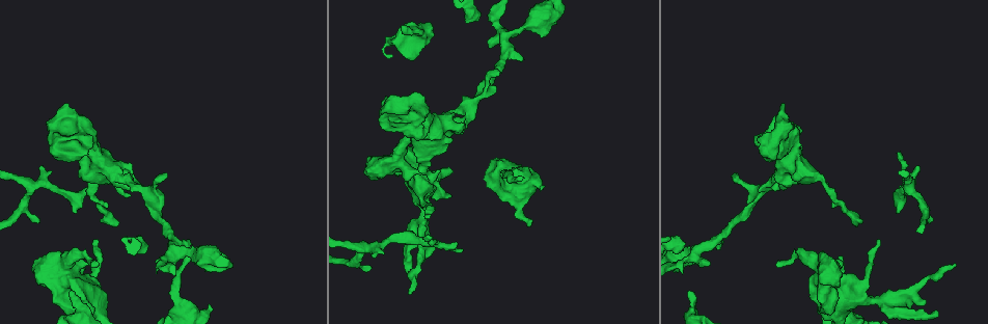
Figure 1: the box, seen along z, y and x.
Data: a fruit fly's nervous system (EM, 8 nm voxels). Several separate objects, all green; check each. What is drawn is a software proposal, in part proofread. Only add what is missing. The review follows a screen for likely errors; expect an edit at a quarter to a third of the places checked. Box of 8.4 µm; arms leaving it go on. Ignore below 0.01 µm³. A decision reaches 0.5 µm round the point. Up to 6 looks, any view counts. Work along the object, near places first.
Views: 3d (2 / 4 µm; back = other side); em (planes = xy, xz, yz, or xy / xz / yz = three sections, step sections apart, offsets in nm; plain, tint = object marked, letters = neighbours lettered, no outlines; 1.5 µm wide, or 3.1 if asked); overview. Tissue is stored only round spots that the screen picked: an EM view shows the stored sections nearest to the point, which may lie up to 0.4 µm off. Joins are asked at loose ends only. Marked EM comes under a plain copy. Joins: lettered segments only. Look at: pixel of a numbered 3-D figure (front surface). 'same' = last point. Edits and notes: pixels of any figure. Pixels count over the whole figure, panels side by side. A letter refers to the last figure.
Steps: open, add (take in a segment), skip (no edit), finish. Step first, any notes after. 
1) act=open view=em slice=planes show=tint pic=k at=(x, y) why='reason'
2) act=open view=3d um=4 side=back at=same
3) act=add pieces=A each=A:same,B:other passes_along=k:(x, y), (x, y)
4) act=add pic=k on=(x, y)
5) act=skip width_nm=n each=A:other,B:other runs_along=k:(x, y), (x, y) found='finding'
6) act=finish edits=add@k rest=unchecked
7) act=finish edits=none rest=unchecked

act=open view=em slice=xy step=8 show=tint pic=1 at=(462, 249) why='tapers out'

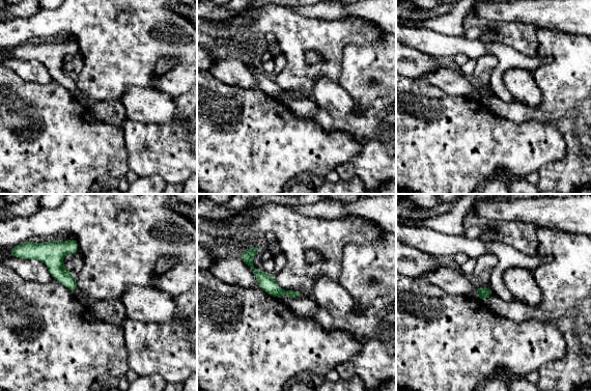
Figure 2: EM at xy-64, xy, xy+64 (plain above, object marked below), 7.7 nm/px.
act=open view=em slice=planes show=letters at=same

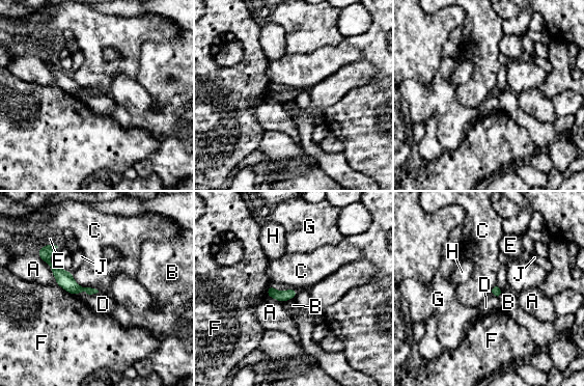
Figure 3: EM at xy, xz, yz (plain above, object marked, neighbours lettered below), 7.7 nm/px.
act=add pieces=D each=A:other,B:other,C:other,D:same,E:other,F:other,G:other,H:other,J:other passes_along=3:(64, 279), (87, 293), (103, 304) found='it goes on there'

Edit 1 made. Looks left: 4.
act=open view=overview

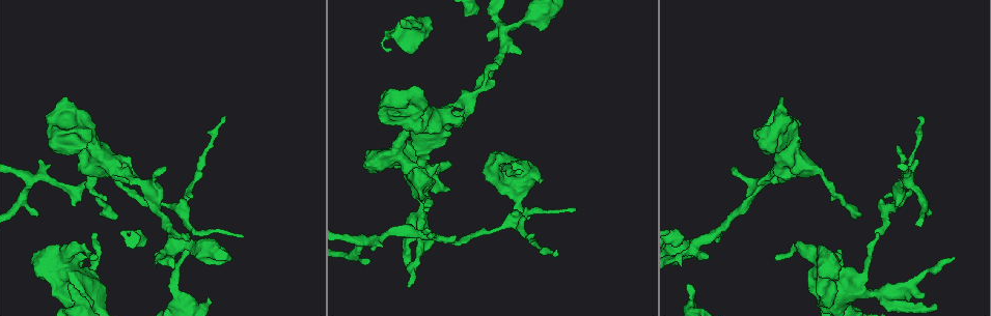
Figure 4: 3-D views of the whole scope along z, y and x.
act=open view=3d um=4 pic=4 at=(83, 257) why='stops while still wide'

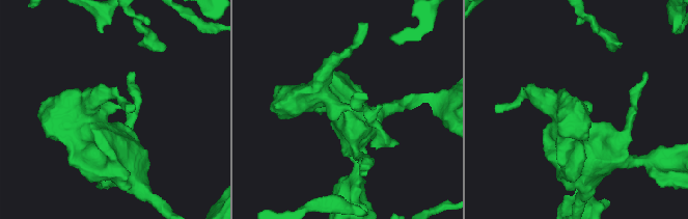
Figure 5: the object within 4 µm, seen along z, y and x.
act=open view=em slice=planes show=letters pic=5 at=(117, 107) why='need the tissue'

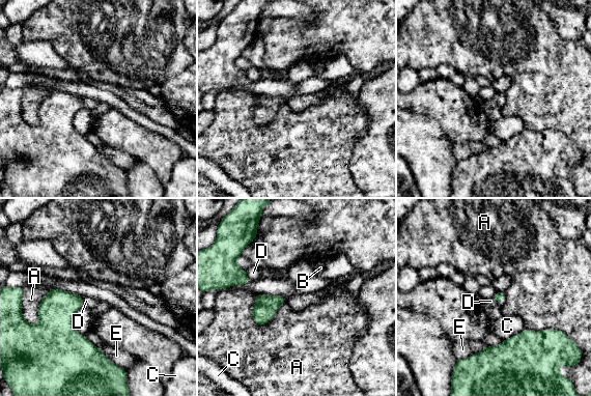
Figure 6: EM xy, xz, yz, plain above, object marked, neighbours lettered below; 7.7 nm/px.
act=skip each=A:other,B:other,C:other,D:other,E:other found='none of them fits'

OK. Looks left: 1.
act=finish edits=add@3 rest=unchecked

